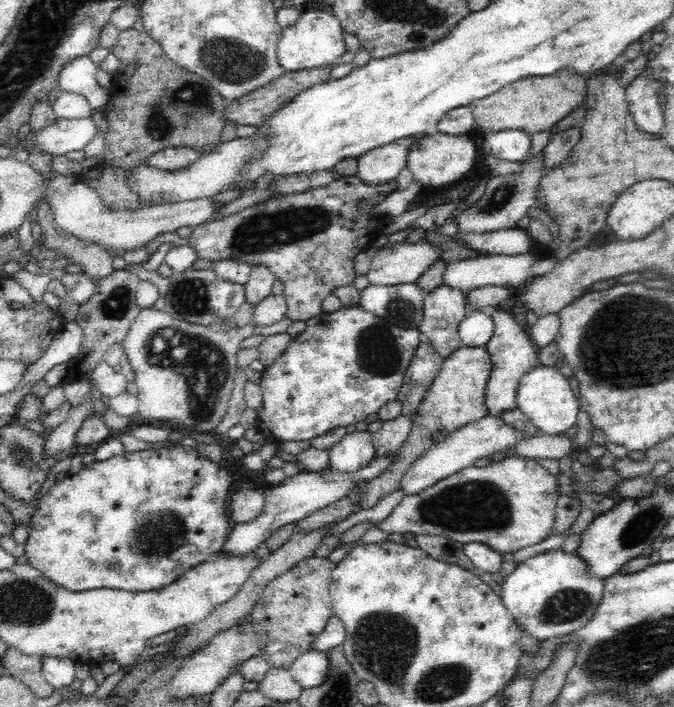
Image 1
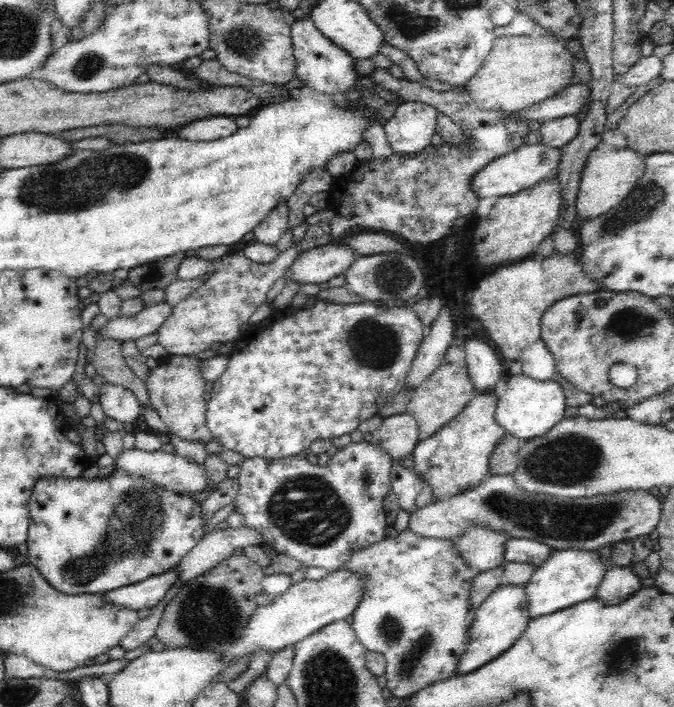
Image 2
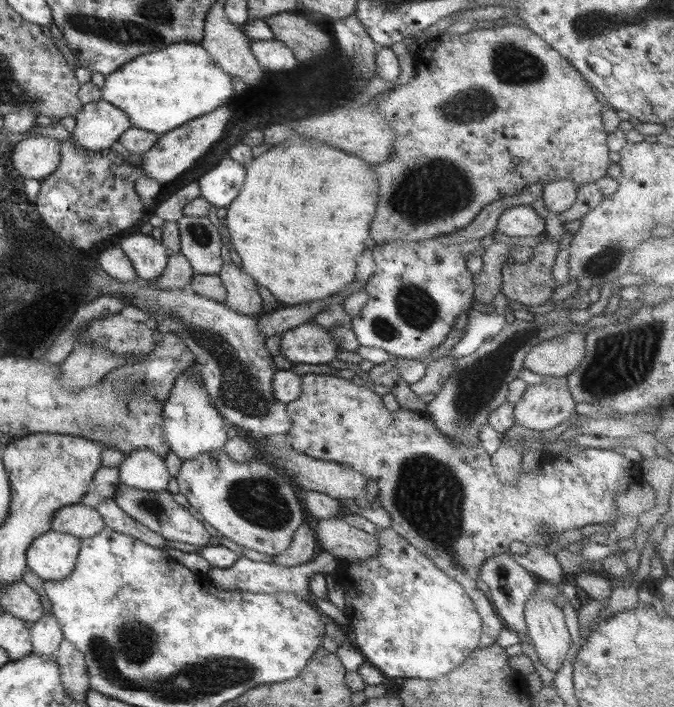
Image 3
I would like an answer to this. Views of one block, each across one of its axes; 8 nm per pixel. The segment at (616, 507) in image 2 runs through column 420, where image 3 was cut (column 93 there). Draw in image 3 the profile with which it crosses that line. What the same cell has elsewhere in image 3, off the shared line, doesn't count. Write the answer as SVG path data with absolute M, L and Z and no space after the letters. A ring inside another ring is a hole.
M81 502L60 508L54 513L50 525L50 530L54 532L72 534L81 539L96 536L106 528L102 516L96 512L96 509Z

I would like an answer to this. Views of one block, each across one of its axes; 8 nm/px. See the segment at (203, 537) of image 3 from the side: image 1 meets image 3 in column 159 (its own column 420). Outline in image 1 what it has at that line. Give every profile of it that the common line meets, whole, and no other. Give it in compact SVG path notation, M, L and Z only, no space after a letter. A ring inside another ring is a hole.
M508 457L500 462L482 466L482 468L476 468L474 465L462 468L452 476L438 480L433 486L406 496L403 501L400 501L400 504L395 506L386 521L374 526L382 529L388 535L393 533L402 535L409 532L415 535L446 536L463 545L480 542L496 549L501 555L513 554L520 548L538 544L552 535L552 530L556 526L554 522L556 522L556 505L559 498L556 487L557 479L534 459Z

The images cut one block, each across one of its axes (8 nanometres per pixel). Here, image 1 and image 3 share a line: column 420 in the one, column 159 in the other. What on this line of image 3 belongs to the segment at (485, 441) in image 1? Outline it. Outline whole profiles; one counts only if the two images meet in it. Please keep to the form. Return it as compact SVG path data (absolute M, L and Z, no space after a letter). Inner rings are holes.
M148 448L132 451L120 464L119 484L126 484L140 490L164 492L172 479L165 458Z

